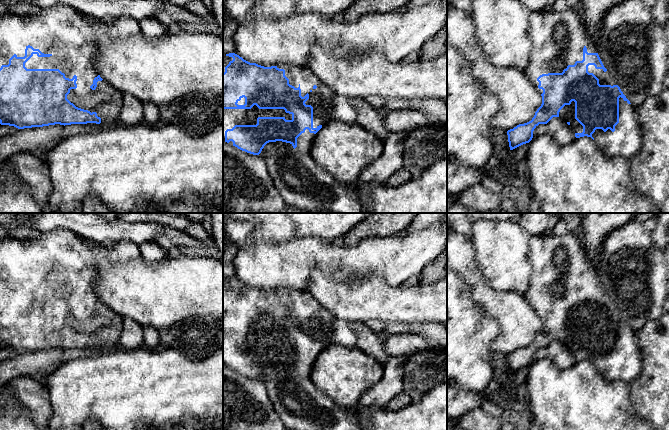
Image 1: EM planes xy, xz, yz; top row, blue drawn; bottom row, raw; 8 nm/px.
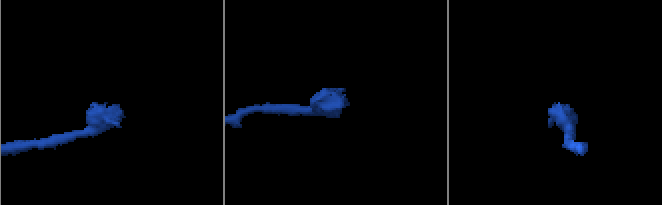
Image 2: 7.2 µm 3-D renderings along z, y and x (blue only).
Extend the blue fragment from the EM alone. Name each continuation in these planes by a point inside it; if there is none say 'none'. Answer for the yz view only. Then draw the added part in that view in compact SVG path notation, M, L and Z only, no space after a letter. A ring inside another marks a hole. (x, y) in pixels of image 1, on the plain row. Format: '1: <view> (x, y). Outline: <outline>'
1: yz (558, 262). Outline: M545 233L531 235L529 245L532 272L529 287L524 297L540 318L543 317L543 314L538 312L537 302L540 299L562 297L568 289L582 285L584 271L587 272L588 277L597 277L594 268L585 258L581 238L572 236L571 233L563 236Z

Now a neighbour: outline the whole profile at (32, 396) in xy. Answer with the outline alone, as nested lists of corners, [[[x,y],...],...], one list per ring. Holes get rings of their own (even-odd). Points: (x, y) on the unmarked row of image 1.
[[[29,376],[17,377],[7,382],[4,387],[0,389],[0,392],[6,394],[14,404],[21,406],[30,414],[40,430],[51,430],[49,421],[53,416],[53,408],[47,388],[41,383]]]

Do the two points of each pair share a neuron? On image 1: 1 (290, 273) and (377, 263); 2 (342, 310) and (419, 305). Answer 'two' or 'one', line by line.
1: one
2: one

